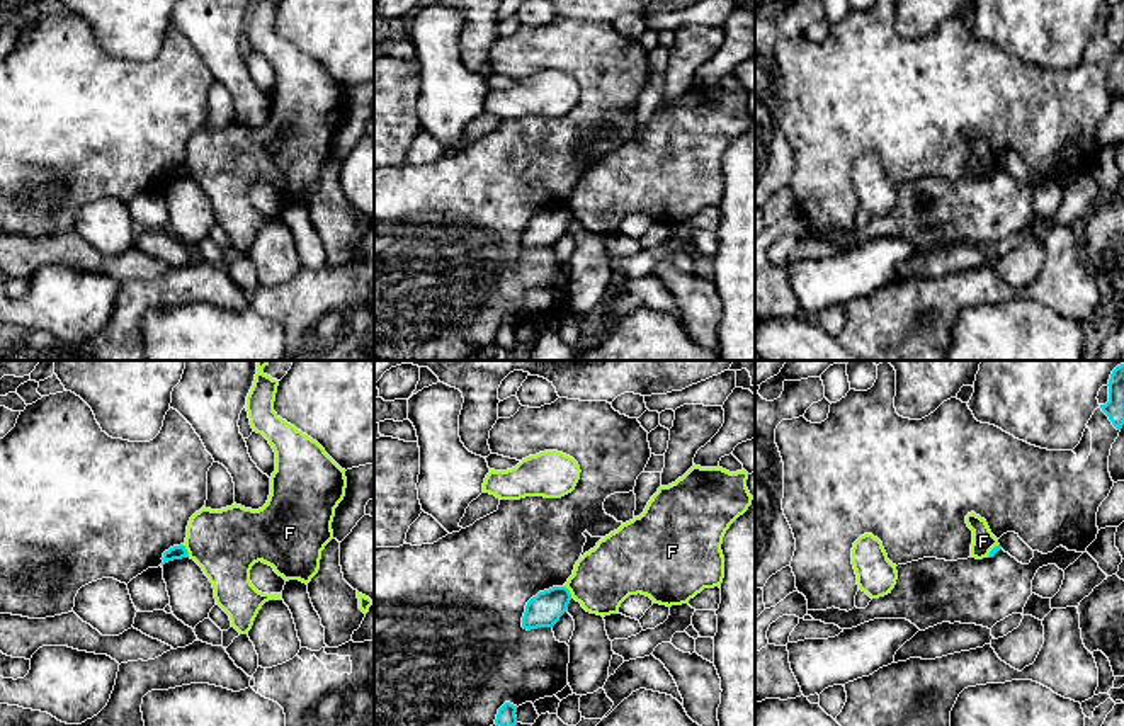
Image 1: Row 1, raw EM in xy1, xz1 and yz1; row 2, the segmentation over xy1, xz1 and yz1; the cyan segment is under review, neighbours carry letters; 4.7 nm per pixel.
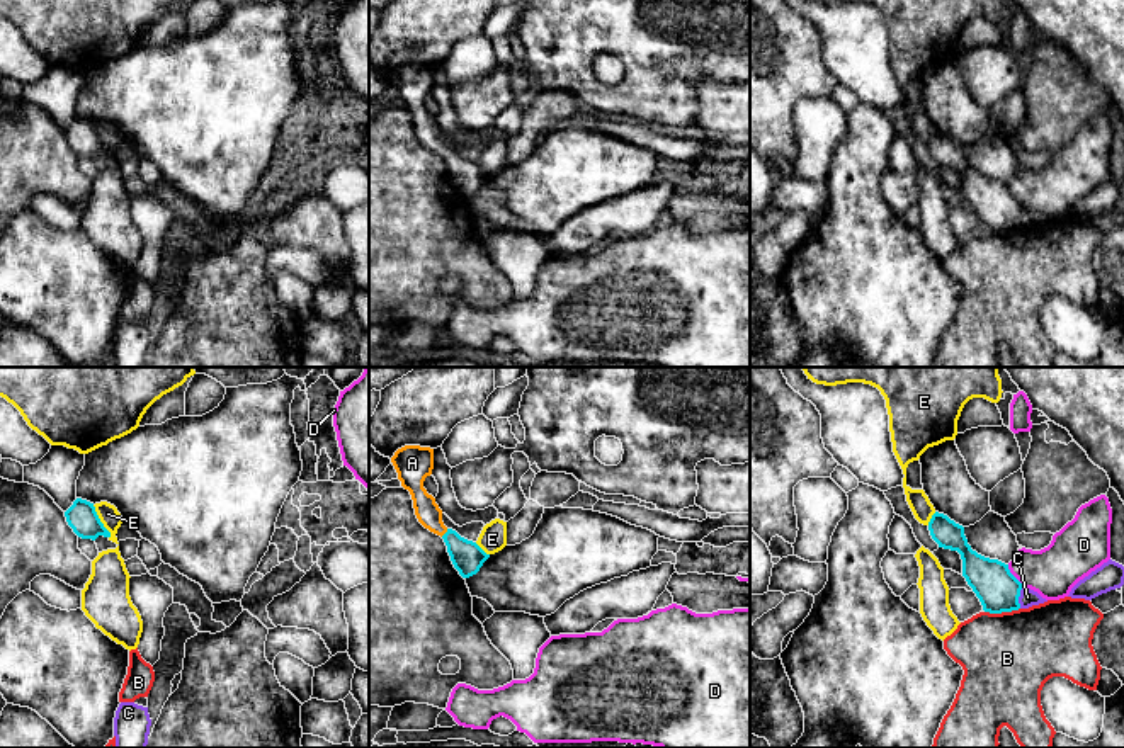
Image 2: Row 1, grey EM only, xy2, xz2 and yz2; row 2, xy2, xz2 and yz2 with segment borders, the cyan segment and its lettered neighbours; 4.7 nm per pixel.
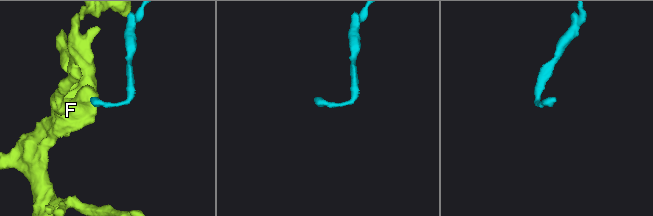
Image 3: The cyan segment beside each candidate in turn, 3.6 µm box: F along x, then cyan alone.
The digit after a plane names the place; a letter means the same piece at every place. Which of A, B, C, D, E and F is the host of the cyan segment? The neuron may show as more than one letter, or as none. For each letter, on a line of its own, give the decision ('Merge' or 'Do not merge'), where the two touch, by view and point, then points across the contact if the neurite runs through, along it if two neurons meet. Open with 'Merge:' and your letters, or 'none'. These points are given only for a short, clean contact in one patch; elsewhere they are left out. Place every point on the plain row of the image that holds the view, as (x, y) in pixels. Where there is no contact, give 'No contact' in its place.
Merge: A
A: Merge. Touches cyan at xz2 (446, 152). Path across: xz2 (466, 175), (446, 152), (427, 131)
B: Do not merge. Touches cyan at yz2 (1002, 230)
C: Do not merge. Touches cyan at yz2 (1019, 215). Boundary: yz2 (1024, 206), (1019, 226)
D: Do not merge. Touches cyan at yz2 (1012, 194). Boundary: yz2 (1007, 184), (1024, 204)
E: Do not merge. Touches cyan at xy2 (101, 141). Boundary: xy2 (92, 124), (109, 157)
F: Do not merge. Touches cyan at xy1 (186, 170). Boundary: xy1 (182, 164), (189, 175)

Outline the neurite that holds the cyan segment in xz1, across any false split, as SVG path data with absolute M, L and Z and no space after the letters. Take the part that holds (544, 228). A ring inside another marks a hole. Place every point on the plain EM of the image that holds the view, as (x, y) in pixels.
M553 206L532 216L522 236L522 247L531 250L537 247L553 247L568 230L571 213L566 206Z

